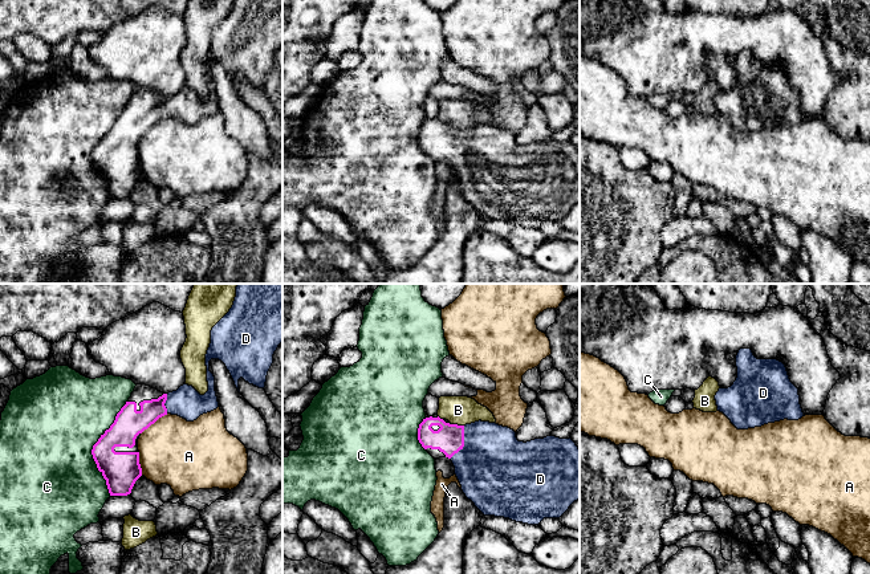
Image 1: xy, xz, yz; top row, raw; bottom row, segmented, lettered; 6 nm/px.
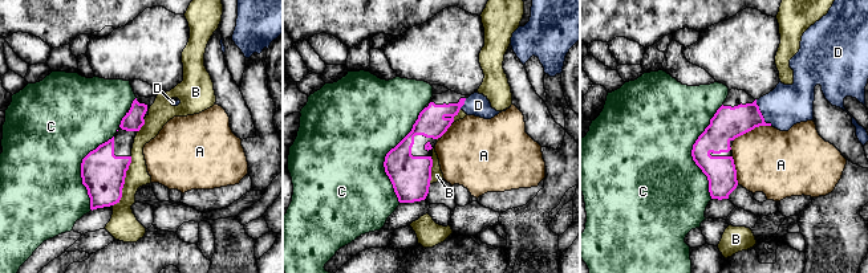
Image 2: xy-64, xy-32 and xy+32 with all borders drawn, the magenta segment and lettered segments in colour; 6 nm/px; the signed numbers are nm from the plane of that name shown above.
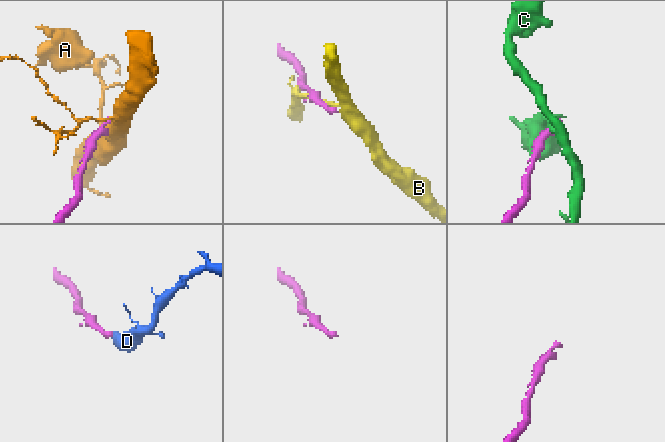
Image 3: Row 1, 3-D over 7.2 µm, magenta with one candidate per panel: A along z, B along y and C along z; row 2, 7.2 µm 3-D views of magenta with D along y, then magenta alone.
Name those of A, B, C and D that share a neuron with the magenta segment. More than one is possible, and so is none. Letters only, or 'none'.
D

